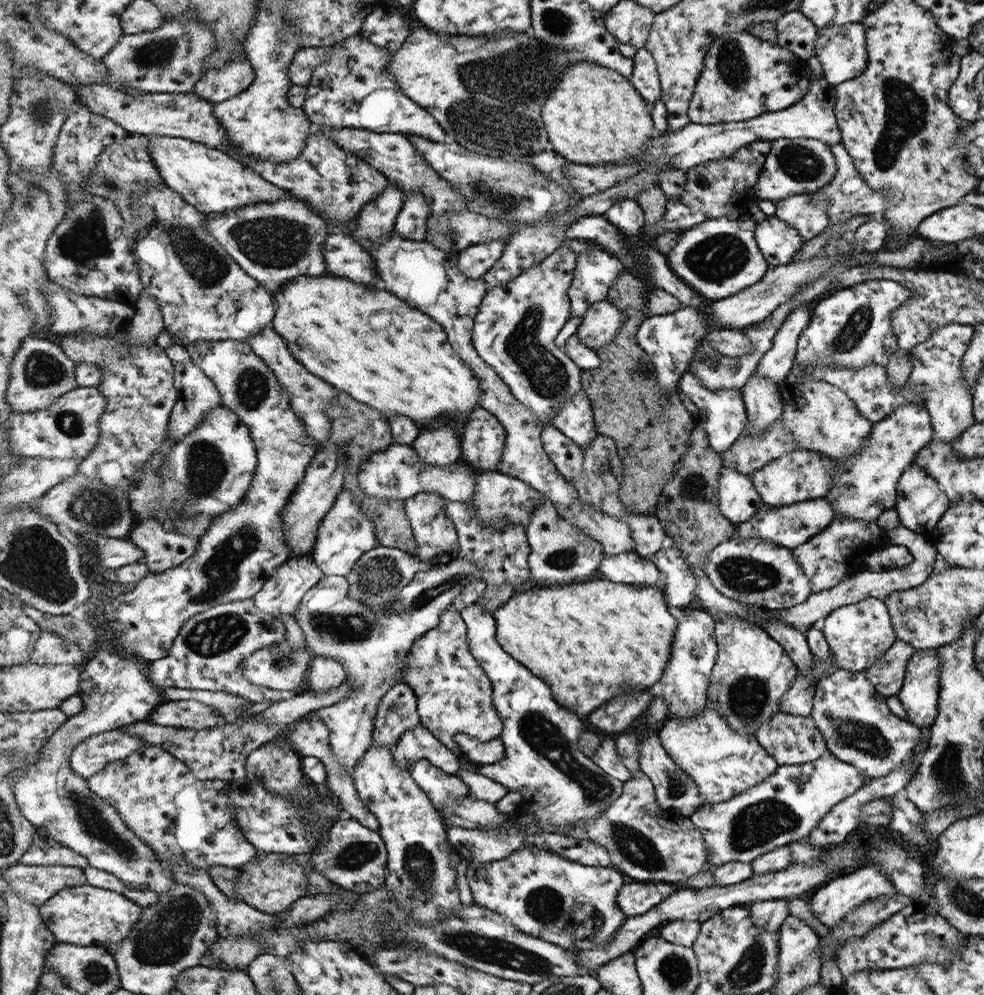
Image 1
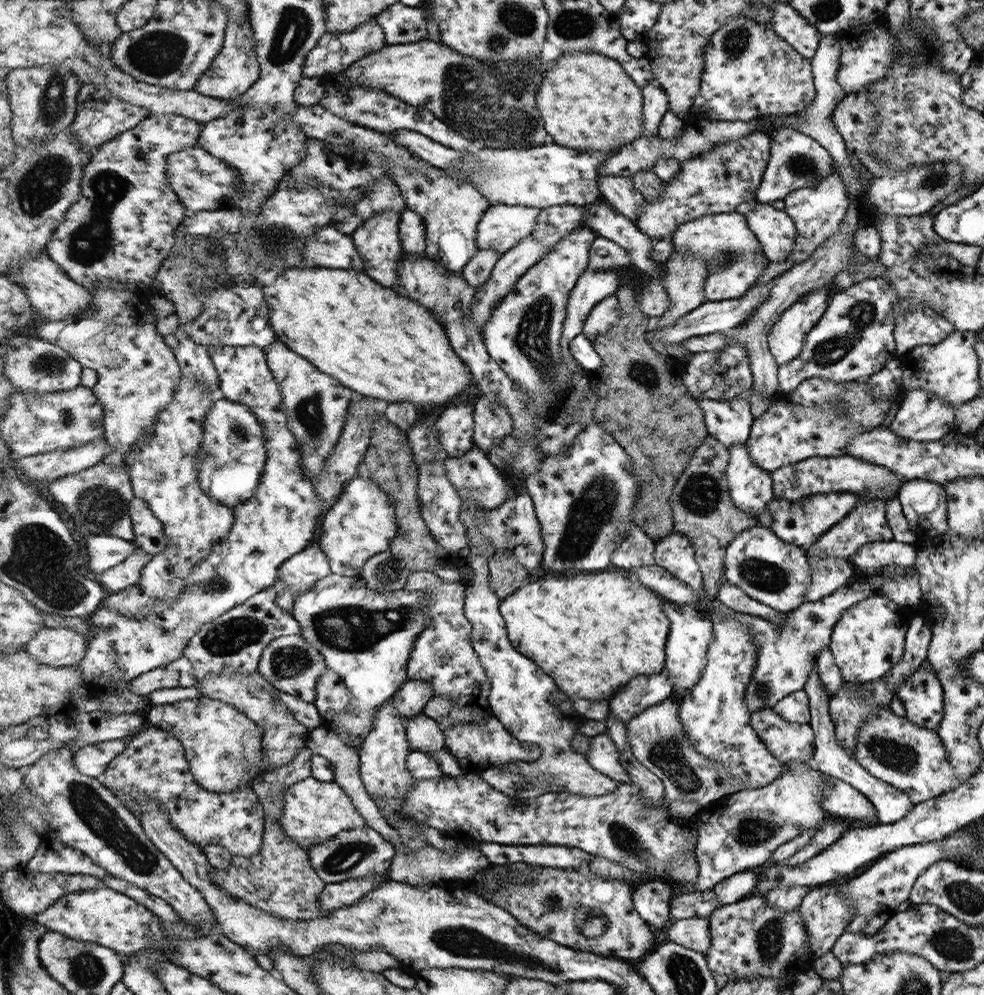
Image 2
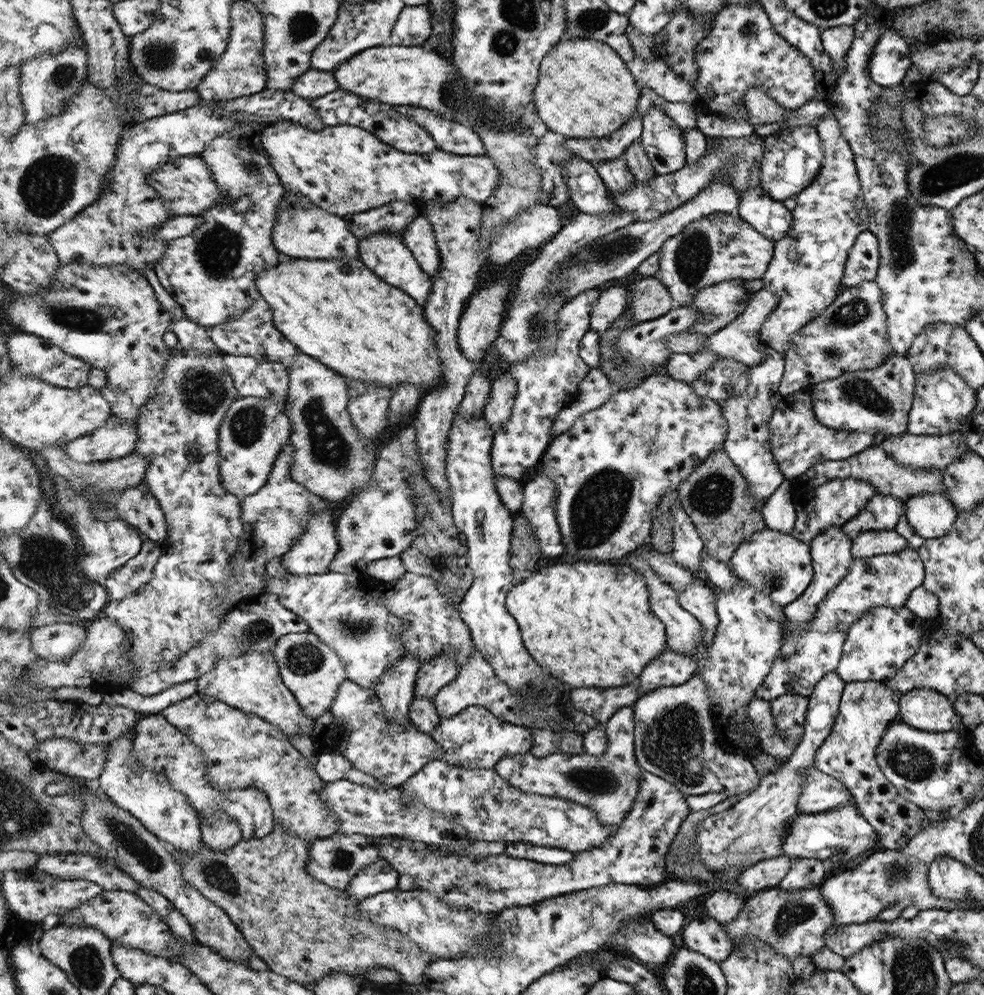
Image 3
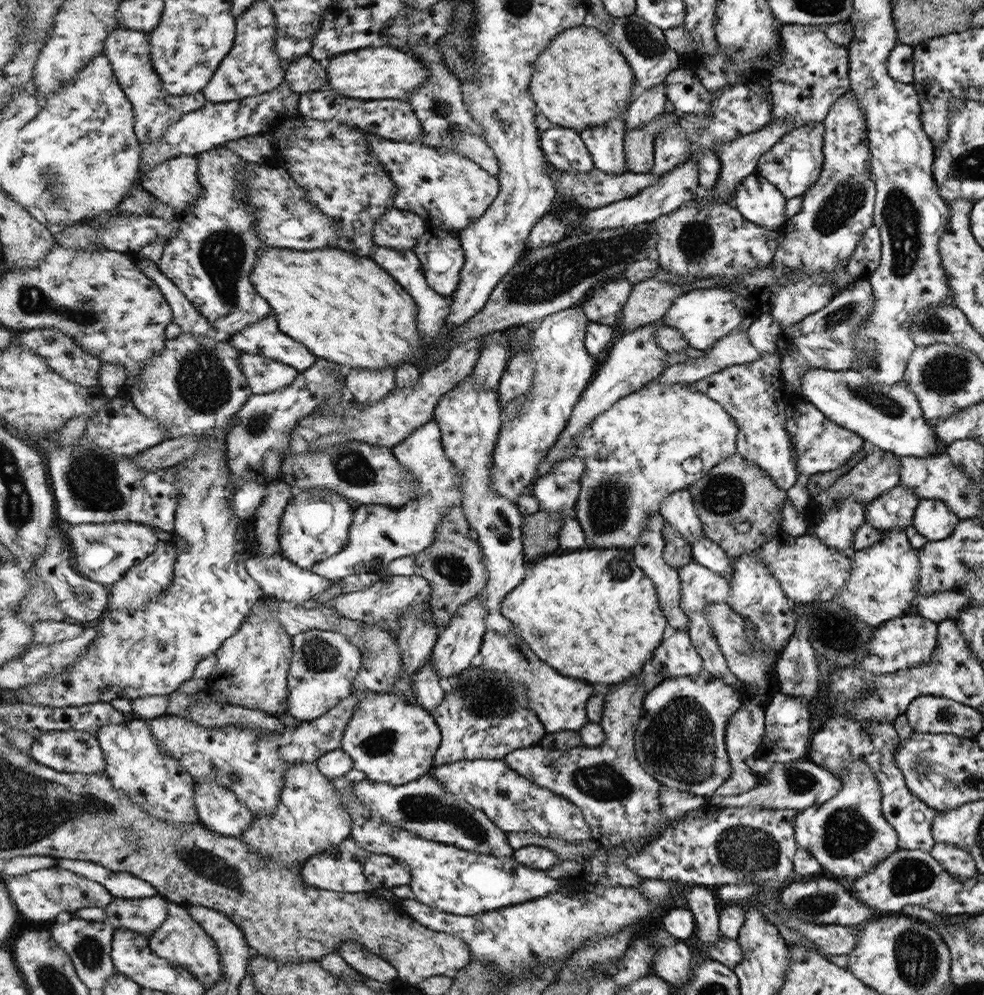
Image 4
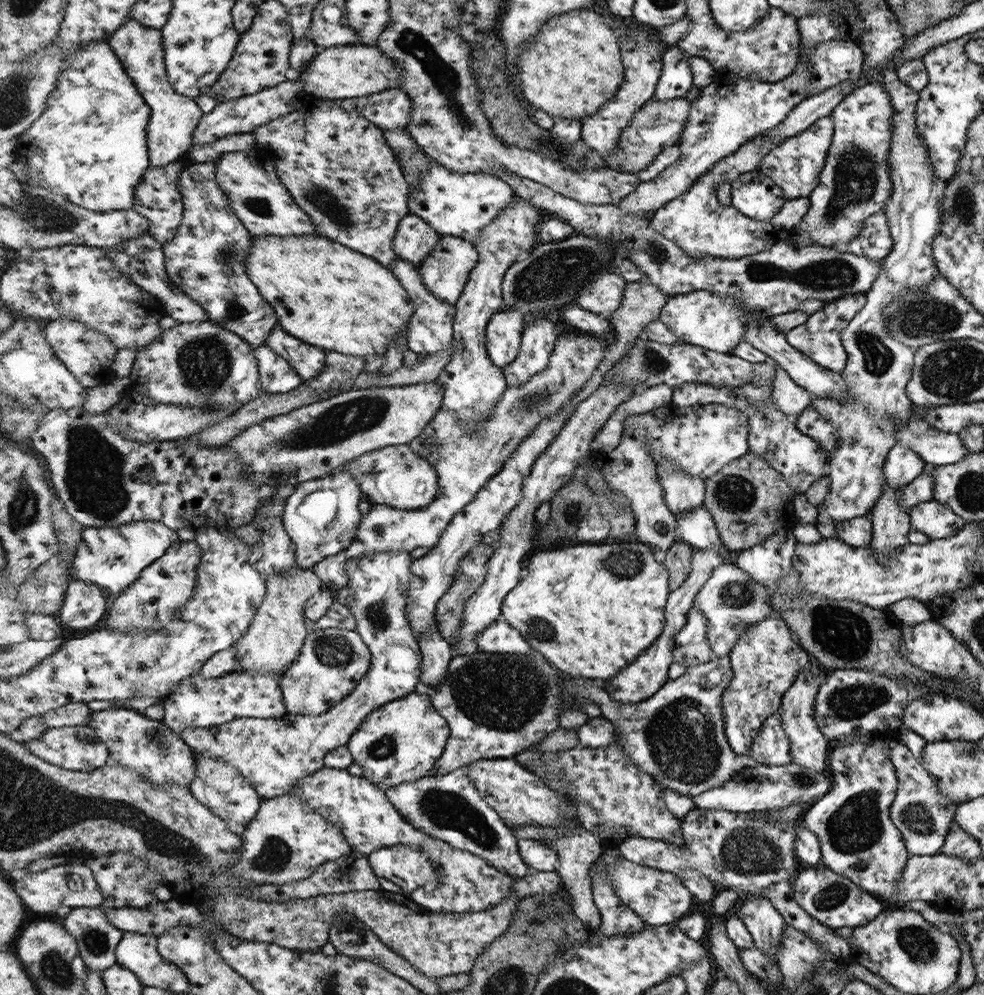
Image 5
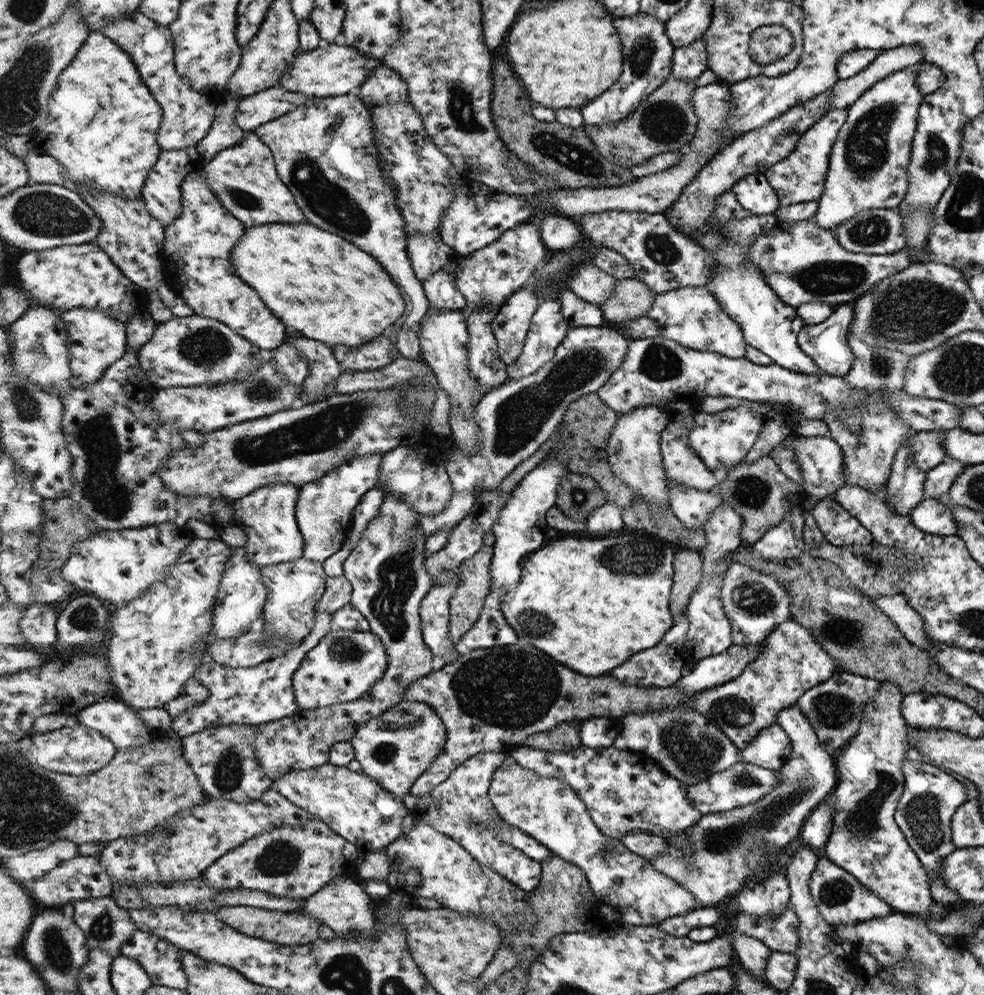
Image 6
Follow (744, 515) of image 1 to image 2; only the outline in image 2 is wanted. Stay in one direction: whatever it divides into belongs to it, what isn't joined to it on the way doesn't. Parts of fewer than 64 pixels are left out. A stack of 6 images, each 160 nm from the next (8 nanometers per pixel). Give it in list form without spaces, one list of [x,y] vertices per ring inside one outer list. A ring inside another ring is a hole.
[[[743,444],[729,448],[728,481],[733,502],[748,514],[758,516],[775,498],[770,472],[762,470]]]

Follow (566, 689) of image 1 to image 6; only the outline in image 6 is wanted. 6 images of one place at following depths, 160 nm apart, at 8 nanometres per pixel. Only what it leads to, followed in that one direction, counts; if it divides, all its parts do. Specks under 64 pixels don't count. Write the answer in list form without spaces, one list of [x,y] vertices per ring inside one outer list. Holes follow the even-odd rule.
[[[624,526],[618,532],[613,532],[614,536],[609,534],[609,537],[602,540],[558,539],[534,551],[527,557],[528,562],[523,563],[522,580],[501,597],[499,609],[520,641],[538,646],[538,650],[546,650],[546,654],[558,658],[558,662],[564,666],[578,670],[578,674],[600,676],[610,672],[638,650],[656,646],[674,625],[670,598],[674,556],[681,548],[672,547],[671,542],[662,536],[643,530],[632,530]]]

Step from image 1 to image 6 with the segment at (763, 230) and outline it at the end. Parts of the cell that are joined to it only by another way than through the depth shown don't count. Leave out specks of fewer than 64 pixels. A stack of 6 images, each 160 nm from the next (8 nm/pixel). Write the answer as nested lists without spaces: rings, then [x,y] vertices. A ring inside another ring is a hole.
[[[754,173],[741,178],[732,191],[746,210],[757,215],[774,213],[781,206],[780,195],[765,177],[765,173]]]

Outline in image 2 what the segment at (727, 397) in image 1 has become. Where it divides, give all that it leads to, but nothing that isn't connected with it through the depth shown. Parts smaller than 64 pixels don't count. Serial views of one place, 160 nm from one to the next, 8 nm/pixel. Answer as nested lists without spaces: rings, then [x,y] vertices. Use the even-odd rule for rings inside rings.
[[[743,396],[726,401],[700,398],[697,402],[704,411],[704,424],[710,436],[728,448],[747,441],[755,418],[751,404]]]

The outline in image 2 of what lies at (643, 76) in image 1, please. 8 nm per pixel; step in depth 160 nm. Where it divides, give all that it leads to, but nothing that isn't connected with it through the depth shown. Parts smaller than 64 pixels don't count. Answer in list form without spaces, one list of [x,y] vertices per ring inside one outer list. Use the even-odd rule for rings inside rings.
[[[650,81],[643,91],[645,93],[645,125],[642,136],[659,136],[658,128],[662,122],[662,115],[669,110],[667,94],[654,81]]]

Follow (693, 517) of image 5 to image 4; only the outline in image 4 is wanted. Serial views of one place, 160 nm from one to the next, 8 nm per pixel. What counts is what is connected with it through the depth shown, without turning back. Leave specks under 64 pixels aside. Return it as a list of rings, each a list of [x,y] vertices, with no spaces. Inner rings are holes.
[[[705,533],[691,545],[691,551],[694,562],[701,563],[702,566],[717,571],[728,579],[731,578],[733,560],[720,548],[719,544],[705,536]]]

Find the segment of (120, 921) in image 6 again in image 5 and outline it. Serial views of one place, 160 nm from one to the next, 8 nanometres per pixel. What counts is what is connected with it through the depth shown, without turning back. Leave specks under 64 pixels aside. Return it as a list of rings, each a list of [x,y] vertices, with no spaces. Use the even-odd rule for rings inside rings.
[[[102,907],[75,908],[64,925],[72,935],[78,936],[81,955],[91,972],[105,973],[117,961],[117,950],[126,938],[126,932],[111,923],[108,911]]]

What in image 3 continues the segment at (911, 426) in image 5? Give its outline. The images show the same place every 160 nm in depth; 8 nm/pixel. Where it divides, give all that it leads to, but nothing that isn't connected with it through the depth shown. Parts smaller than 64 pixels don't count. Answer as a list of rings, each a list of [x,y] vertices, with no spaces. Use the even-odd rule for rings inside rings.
[[[905,356],[888,357],[876,369],[848,372],[811,386],[811,402],[816,418],[828,428],[870,431],[874,436],[884,432],[886,437],[901,437],[908,433],[916,383],[915,370]]]

